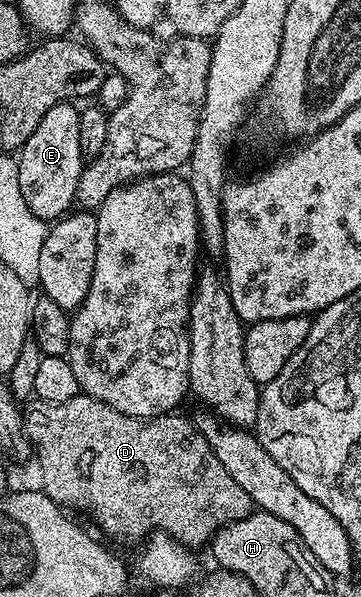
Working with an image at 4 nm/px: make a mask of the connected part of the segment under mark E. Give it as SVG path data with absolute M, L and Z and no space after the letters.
M65 101L49 108L49 112L41 116L41 124L33 128L33 136L29 136L17 154L21 193L33 215L44 220L64 217L77 202L85 159L81 156L81 110L75 106L78 105Z

